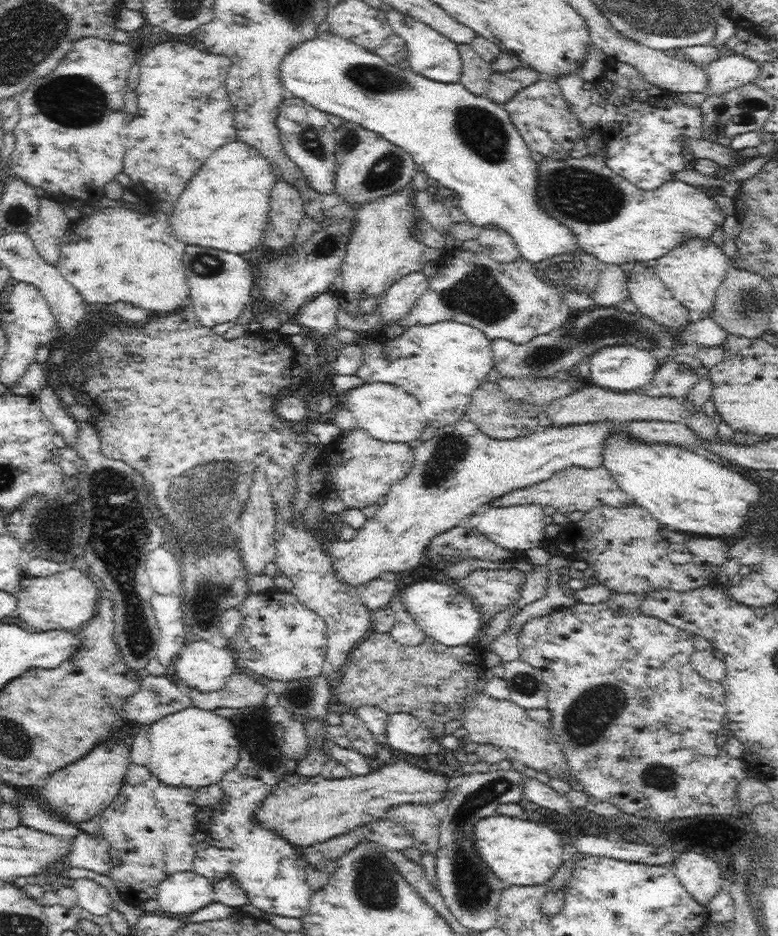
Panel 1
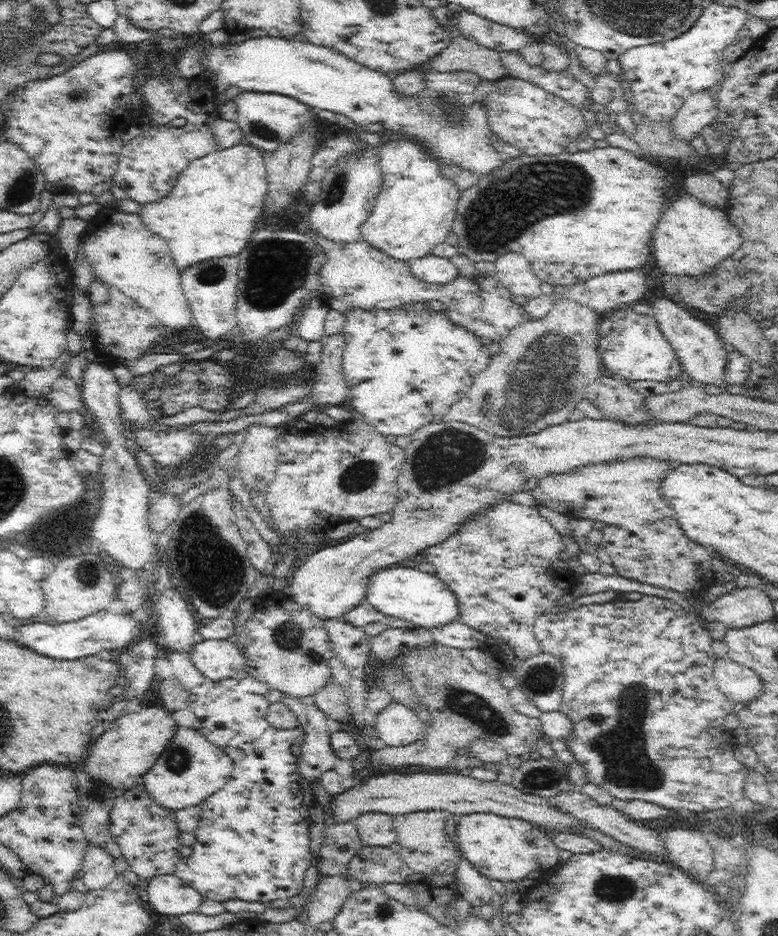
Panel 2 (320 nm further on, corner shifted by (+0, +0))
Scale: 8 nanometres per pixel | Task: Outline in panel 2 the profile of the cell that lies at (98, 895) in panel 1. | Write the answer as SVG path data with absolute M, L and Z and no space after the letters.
M91 845L83 858L80 877L88 890L100 890L110 884L117 875L117 860L98 846Z

